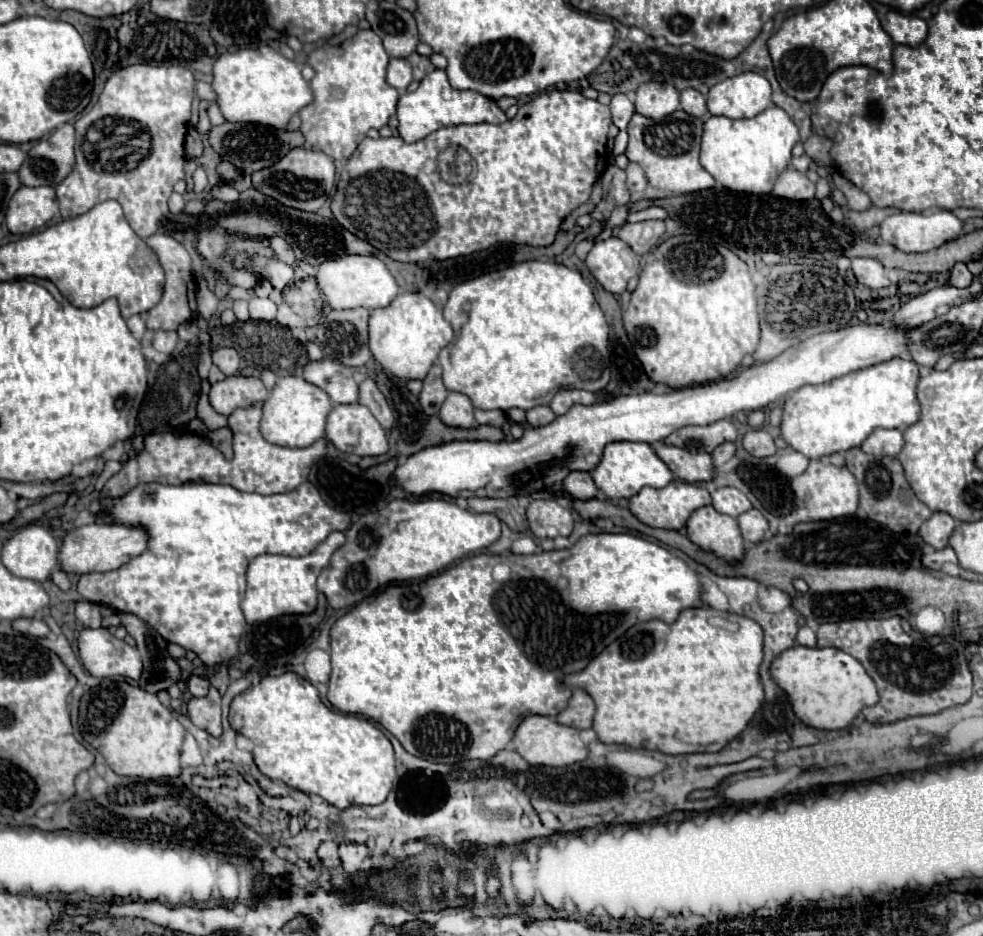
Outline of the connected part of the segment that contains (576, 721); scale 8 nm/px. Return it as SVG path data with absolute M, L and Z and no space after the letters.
M580 688L574 690L572 698L568 700L568 708L562 710L556 720L566 726L574 728L592 728L592 716L594 716L594 700Z

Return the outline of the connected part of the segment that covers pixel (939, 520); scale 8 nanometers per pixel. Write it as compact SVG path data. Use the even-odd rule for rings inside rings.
M936 512L930 520L926 520L920 526L920 536L926 544L930 544L936 550L944 550L948 546L948 540L956 528L956 520L946 512Z

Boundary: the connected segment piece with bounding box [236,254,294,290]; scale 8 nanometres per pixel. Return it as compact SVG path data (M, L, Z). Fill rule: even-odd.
M244 254L236 258L236 266L238 268L254 268L254 270L264 270L262 276L266 276L274 288L284 288L292 278L294 278L294 270L292 266L280 262L280 260L266 260L266 258L256 258L254 262L250 262Z

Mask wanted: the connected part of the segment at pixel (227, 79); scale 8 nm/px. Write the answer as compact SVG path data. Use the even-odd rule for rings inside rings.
M262 46L262 48L246 48L246 50L236 50L236 52L224 52L216 64L214 64L214 82L212 88L218 94L216 104L220 106L222 114L226 120L230 122L252 122L252 124L266 124L272 128L282 128L286 130L290 118L294 114L298 114L304 106L308 106L314 96L310 92L308 82L302 78L300 68L296 62L284 58L280 52L276 52L270 46Z

